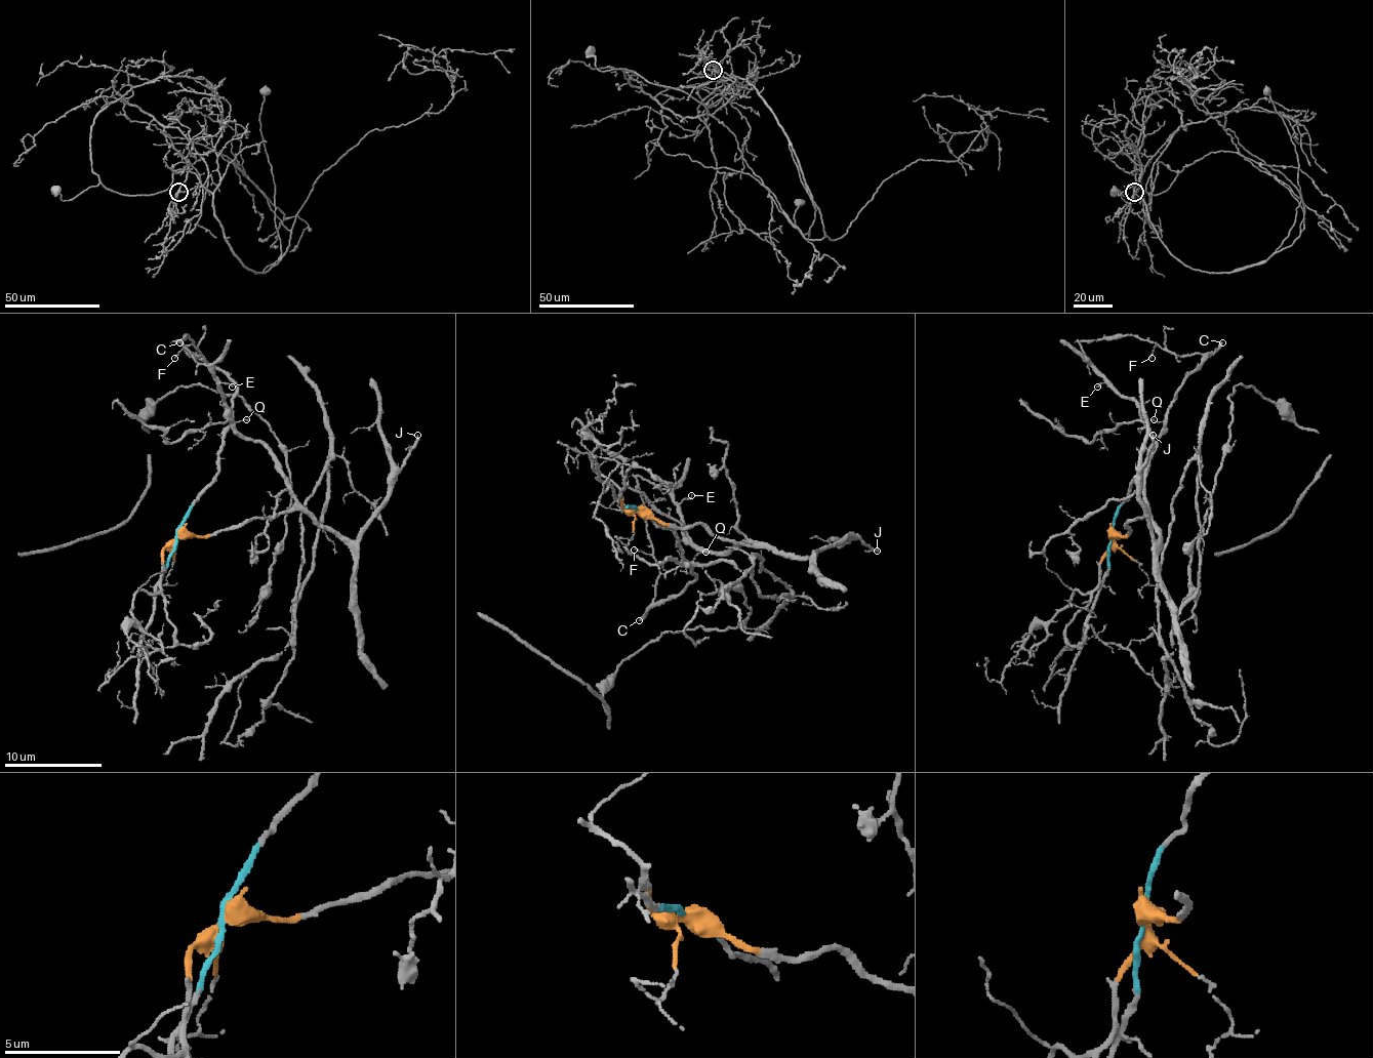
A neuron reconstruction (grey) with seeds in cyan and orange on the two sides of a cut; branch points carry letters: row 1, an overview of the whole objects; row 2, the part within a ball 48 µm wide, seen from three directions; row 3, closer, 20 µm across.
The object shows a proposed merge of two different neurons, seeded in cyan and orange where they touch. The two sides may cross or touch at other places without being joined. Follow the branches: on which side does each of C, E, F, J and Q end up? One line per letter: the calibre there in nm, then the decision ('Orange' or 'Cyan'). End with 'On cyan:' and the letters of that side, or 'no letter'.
C: Thickness 240 nm. Cyan
E: Thickness 110 nm. Orange
F: Thickness 100 nm. Cyan
J: Thickness 190 nm. Orange
Q: Thickness 110 nm. Cyan
On cyan: C, F, Q

